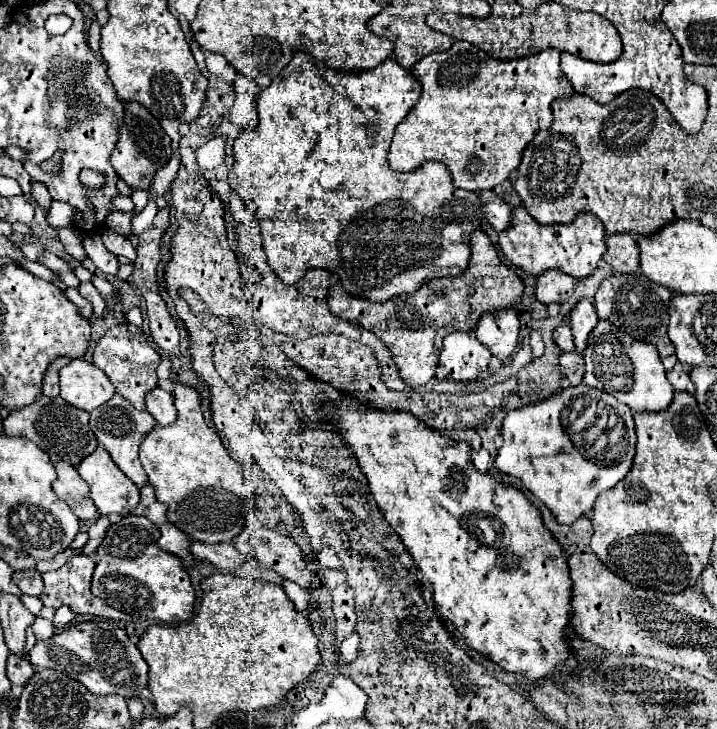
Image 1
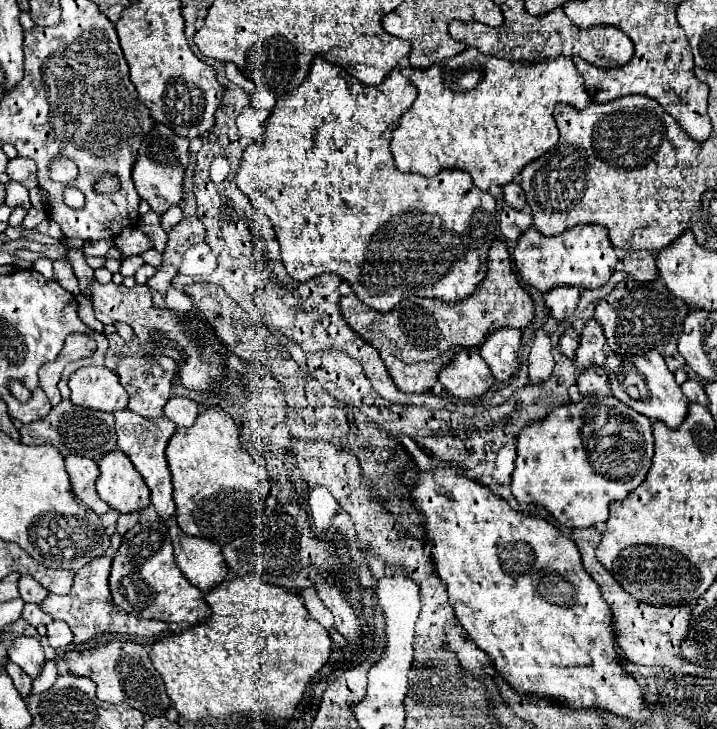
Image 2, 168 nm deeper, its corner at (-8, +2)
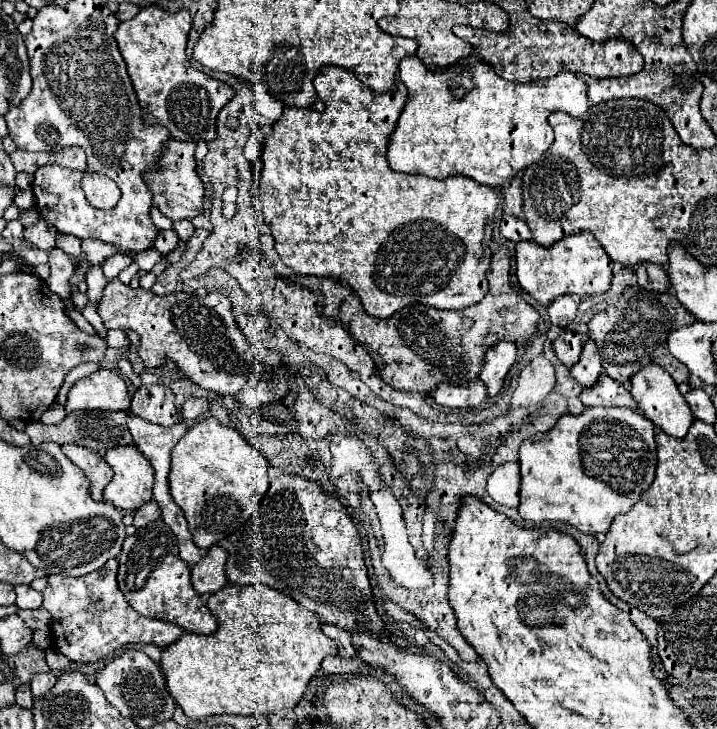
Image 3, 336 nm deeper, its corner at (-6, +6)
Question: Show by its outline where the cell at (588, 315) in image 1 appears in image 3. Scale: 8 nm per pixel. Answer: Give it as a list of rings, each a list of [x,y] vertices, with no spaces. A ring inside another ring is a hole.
[[[586,340],[578,364],[574,364],[570,368],[572,376],[578,380],[578,384],[582,388],[590,388],[590,386],[596,384],[596,380],[598,380],[598,376],[602,372],[602,362],[598,358],[600,358],[598,346],[592,340]]]

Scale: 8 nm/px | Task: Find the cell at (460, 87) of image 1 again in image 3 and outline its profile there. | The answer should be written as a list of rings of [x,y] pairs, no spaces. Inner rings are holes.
[[[470,54],[450,68],[426,68],[422,60],[408,56],[400,62],[398,76],[408,88],[408,102],[398,118],[388,146],[388,164],[396,172],[422,174],[436,180],[462,174],[490,188],[502,186],[510,182],[516,172],[538,162],[540,156],[552,146],[554,132],[548,124],[548,116],[552,112],[562,110],[574,118],[580,118],[590,106],[586,84],[572,72],[562,72],[554,78],[544,78],[528,84],[516,84],[496,76],[494,68],[480,60],[476,54]]]

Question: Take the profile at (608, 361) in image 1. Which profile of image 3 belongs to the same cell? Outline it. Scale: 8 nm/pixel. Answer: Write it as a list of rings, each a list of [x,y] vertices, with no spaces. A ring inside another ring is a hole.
[[[650,364],[650,366],[642,368],[642,370],[638,370],[638,372],[632,376],[630,386],[632,386],[632,388],[630,388],[632,396],[634,396],[634,400],[638,402],[638,408],[640,408],[640,412],[642,412],[646,418],[650,418],[662,432],[666,432],[666,434],[670,434],[670,436],[674,436],[674,438],[684,438],[684,436],[686,436],[688,428],[690,428],[692,422],[694,422],[694,416],[692,416],[690,408],[688,408],[684,396],[678,392],[676,382],[672,380],[670,374],[666,374],[664,368],[660,368],[658,364]]]

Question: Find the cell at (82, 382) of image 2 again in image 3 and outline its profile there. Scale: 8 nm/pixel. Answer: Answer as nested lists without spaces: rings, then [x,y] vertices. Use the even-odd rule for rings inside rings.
[[[100,368],[88,378],[78,380],[70,392],[66,402],[66,414],[76,410],[128,410],[130,408],[130,392],[126,382],[114,372]]]

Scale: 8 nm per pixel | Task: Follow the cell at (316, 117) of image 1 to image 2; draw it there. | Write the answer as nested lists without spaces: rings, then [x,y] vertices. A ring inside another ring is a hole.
[[[324,58],[312,60],[312,68],[308,70],[308,80],[304,80],[304,84],[300,84],[300,88],[296,88],[276,100],[276,106],[272,108],[272,114],[268,118],[262,142],[256,140],[246,148],[240,168],[238,168],[238,174],[234,178],[238,188],[250,198],[250,204],[254,204],[254,208],[258,208],[262,212],[266,210],[266,216],[272,220],[272,226],[274,226],[274,232],[276,232],[276,238],[280,244],[282,264],[284,264],[290,278],[294,278],[298,282],[306,282],[306,280],[320,276],[324,272],[334,272],[334,274],[342,276],[346,282],[350,282],[354,294],[366,306],[380,310],[380,312],[392,310],[406,296],[432,296],[432,298],[446,300],[446,302],[458,302],[458,300],[464,300],[466,296],[470,296],[476,290],[476,286],[480,284],[480,280],[486,276],[488,248],[490,248],[490,244],[496,236],[496,230],[498,230],[496,200],[488,192],[476,188],[472,184],[472,178],[466,172],[446,168],[444,172],[438,172],[434,178],[424,178],[420,174],[404,174],[396,168],[396,164],[392,160],[392,152],[390,152],[392,132],[400,124],[400,116],[408,110],[408,106],[412,106],[412,102],[418,96],[416,88],[402,76],[400,70],[402,68],[396,66],[384,78],[384,82],[380,86],[364,86],[364,84],[360,84],[360,80],[356,80],[354,76],[344,72],[344,68],[330,64]]]

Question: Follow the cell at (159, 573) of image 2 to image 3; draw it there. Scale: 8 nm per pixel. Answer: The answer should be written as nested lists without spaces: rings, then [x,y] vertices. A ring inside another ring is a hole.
[[[162,520],[150,522],[146,528],[140,528],[136,534],[126,538],[120,554],[118,586],[124,592],[128,604],[148,618],[180,624],[192,634],[208,636],[216,632],[216,618],[192,588],[190,568],[178,556],[178,540]]]

